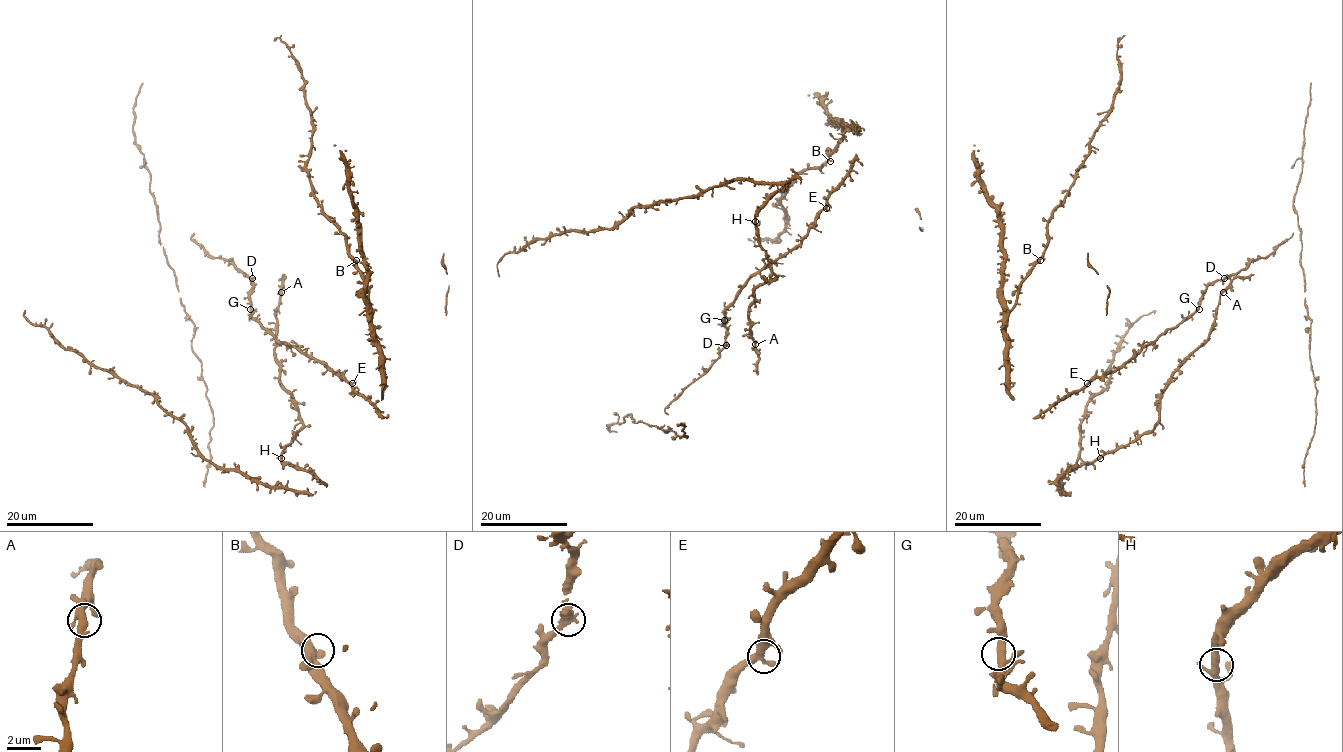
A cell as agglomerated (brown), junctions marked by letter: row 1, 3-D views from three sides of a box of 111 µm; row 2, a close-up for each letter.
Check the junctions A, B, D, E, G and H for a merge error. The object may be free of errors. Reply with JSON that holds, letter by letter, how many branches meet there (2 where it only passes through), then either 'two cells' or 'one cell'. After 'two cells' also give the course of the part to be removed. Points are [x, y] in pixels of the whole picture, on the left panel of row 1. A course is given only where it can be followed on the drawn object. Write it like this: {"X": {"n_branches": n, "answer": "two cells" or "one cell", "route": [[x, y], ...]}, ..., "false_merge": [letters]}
{"A": {"n_branches": 3, "answer": "one cell"}, "B": {"n_branches": 2, "answer": "one cell"}, "D": {"n_branches": 3, "answer": "one cell"}, "E": {"n_branches": 2, "answer": "one cell"}, "G": {"n_branches": 3, "answer": "one cell"}, "H": {"n_branches": 3, "answer": "one cell"}, "false_merge": []}

